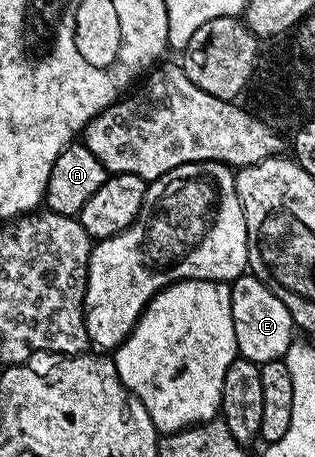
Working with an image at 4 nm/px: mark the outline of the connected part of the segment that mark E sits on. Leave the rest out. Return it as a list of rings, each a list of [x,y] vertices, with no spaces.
[[[251,273],[233,280],[230,289],[237,354],[257,364],[283,359],[296,333],[295,319],[286,305],[271,293],[262,280]]]

